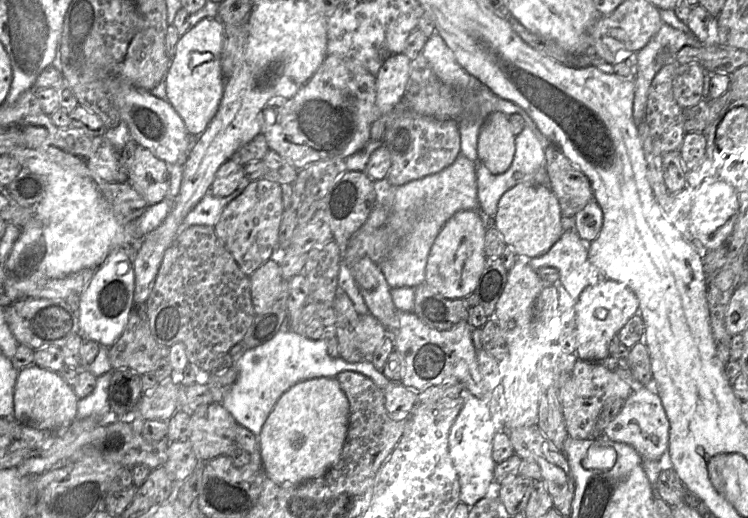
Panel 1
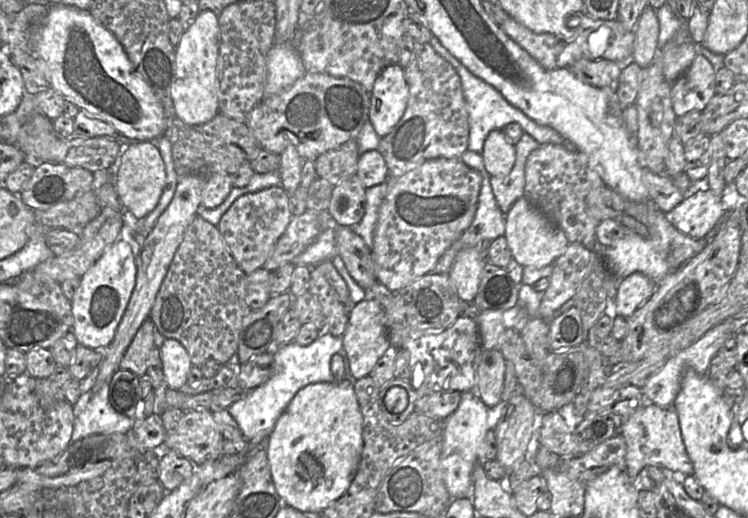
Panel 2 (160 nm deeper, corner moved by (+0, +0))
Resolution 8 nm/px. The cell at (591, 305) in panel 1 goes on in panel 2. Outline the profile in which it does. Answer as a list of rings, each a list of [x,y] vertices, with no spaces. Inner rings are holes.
[[[634,272],[620,279],[611,313],[625,318],[631,316],[653,295],[656,287],[657,284],[653,280],[640,272]]]

